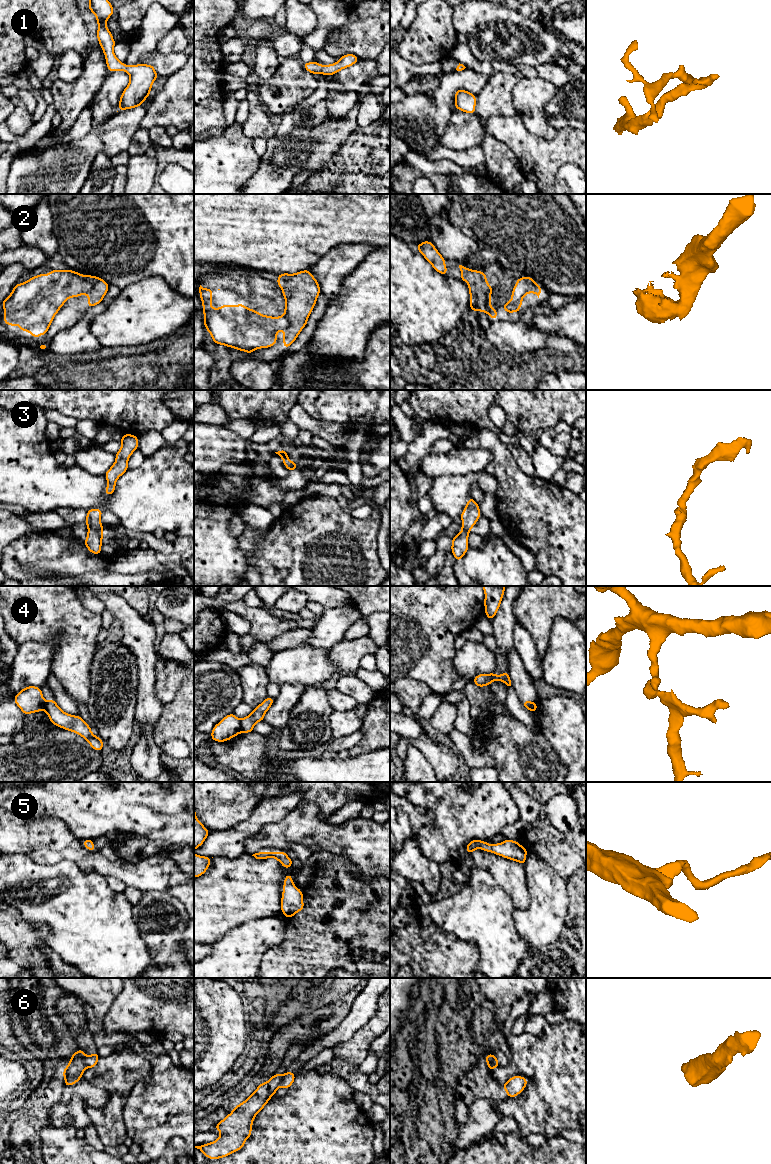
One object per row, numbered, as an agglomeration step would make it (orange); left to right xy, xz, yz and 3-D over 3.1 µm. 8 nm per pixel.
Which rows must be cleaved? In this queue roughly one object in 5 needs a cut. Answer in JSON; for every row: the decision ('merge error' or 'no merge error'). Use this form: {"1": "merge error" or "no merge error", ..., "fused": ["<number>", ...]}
{"1": "no merge error", "2": "no merge error", "3": "no merge error", "4": "merge error", "5": "no merge error", "6": "merge error", "fused": ["4", "6"]}

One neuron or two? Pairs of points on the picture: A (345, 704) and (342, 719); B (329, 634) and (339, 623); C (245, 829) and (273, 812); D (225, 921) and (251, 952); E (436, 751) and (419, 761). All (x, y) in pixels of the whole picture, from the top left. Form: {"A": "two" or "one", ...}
{"A": "two", "B": "one", "C": "one", "D": "two", "E": "two"}

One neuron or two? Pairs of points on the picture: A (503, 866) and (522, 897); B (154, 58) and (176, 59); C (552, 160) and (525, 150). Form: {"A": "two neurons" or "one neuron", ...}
{"A": "one neuron", "B": "one neuron", "C": "one neuron"}

